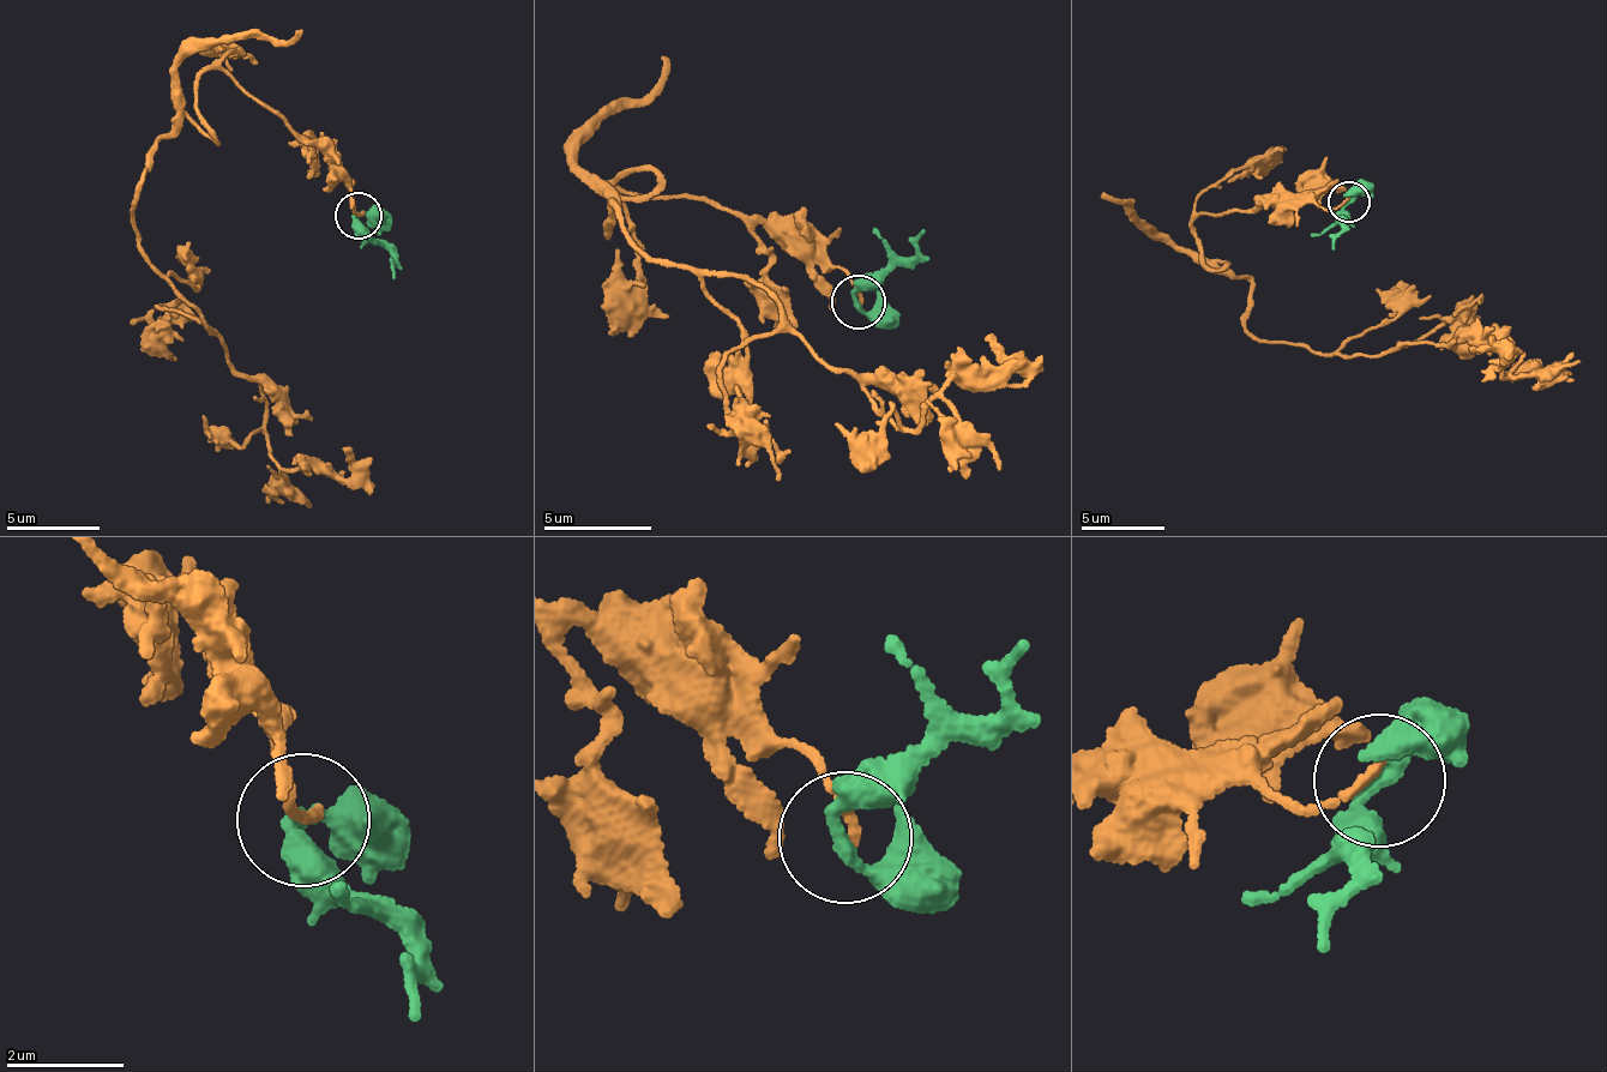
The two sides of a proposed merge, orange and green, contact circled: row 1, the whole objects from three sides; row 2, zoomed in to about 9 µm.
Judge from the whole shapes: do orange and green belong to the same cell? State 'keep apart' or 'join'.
join

